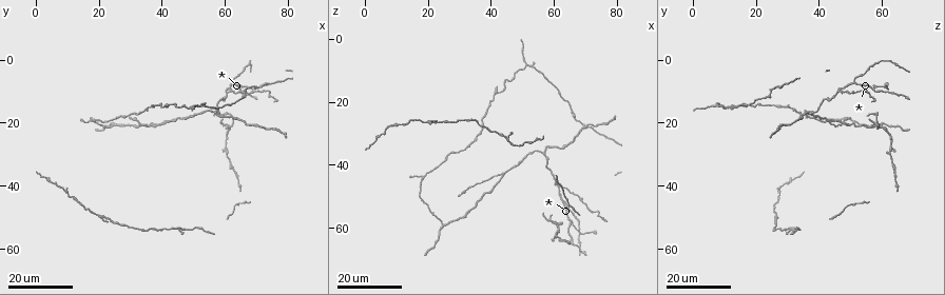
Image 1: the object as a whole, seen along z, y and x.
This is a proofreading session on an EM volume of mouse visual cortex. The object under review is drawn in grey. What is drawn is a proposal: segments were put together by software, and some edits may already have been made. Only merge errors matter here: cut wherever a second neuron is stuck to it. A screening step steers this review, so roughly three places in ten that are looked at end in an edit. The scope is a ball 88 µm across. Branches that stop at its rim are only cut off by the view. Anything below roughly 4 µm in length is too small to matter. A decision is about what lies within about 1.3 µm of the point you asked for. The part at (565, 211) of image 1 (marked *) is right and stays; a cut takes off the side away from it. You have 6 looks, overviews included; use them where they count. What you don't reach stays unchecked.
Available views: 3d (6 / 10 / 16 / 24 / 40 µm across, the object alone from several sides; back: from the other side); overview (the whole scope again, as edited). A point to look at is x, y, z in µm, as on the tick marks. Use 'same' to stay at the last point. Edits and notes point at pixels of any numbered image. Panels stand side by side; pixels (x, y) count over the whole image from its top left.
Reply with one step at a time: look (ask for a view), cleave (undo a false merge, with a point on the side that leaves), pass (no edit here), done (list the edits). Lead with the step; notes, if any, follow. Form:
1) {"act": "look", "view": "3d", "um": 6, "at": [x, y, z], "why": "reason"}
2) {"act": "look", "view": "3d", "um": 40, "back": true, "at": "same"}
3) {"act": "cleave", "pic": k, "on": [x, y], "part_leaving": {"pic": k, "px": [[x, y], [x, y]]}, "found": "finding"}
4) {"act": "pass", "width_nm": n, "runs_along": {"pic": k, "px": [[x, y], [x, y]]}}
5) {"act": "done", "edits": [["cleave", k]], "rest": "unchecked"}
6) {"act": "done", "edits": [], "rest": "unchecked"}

{"act": "look", "view": "3d", "um": 24, "at": [24, 21, 60], "why": "branch point"}

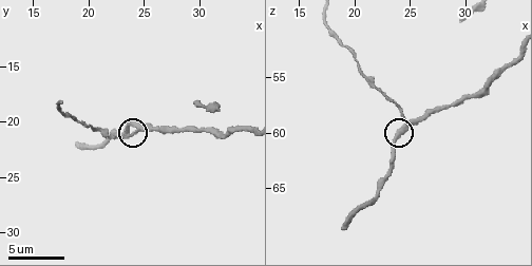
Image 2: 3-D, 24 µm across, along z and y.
{"act": "look", "view": "3d", "um": 10, "at": [24.8, 20.6, 59.2]}

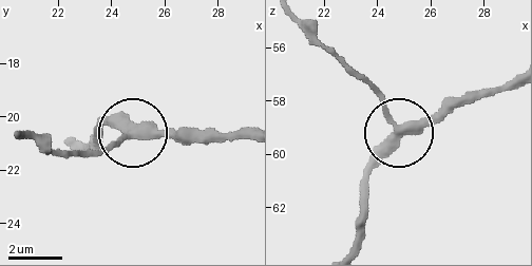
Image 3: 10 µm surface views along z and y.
{"act": "pass", "runs_along": {"pic": 3, "px": [[509, 81], [447, 99], [406, 127], [365, 183]]}, "found": "continuous, no second neuron"}

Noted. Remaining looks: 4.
{"act": "look", "view": "3d", "um": 16, "at": [44, 20, 43]}

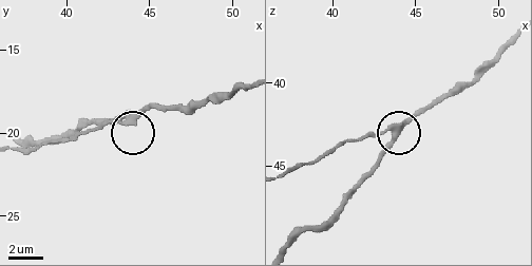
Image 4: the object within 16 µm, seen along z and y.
{"act": "look", "view": "3d", "um": 6, "at": [43.6, 19.1, 43.2], "why": "closer look"}

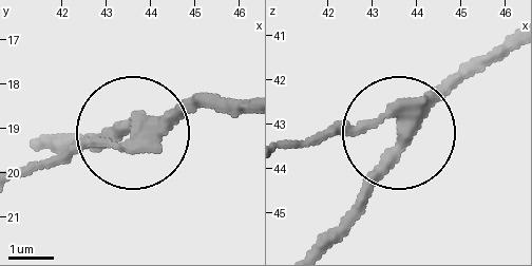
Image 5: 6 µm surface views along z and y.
{"act": "cleave", "pic": 5, "on": [75, 139], "width_nm": 340, "part_leaving": {"pic": 5, "px": [[136, 148], [72, 148], [26, 167]]}, "found": "two neurons meet here"}

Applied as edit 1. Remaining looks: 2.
{"act": "look", "view": "3d", "um": 24, "at": [65, 9, 57], "why": "four-way junction"}

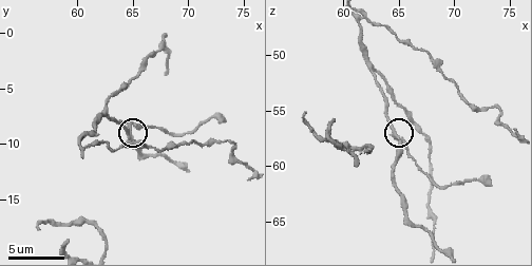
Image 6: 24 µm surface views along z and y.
{"act": "look", "view": "3d", "um": 10, "at": [64.6, 8.8, 57.2], "why": "closer look"}

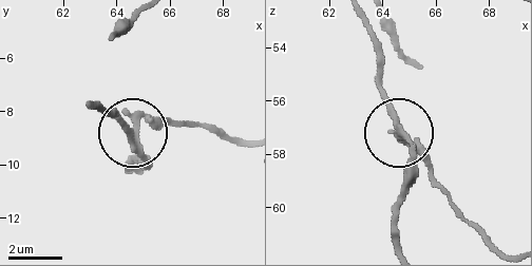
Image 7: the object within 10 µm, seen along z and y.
{"act": "cleave", "pic": 7, "on": [429, 178], "arms": 4, "part_leaving": {"pic": 7, "px": [[146, 116], [159, 124], [205, 124], [246, 141]]}, "found": "a second neuron is stuck on"}

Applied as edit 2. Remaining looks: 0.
{"act": "done", "edits": [["cleave", 5], ["cleave", 7]], "rest": "unchecked"}

